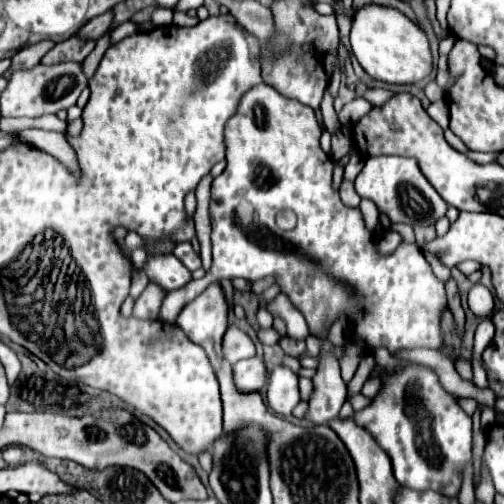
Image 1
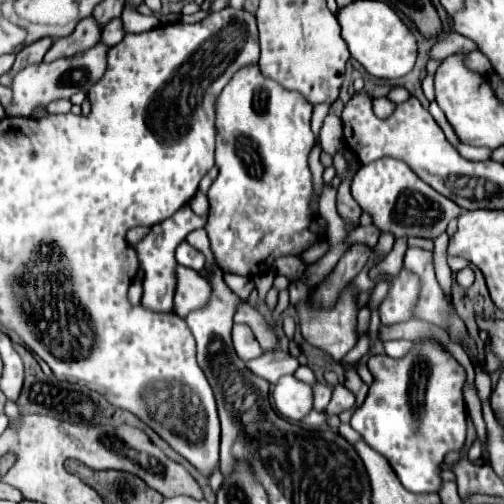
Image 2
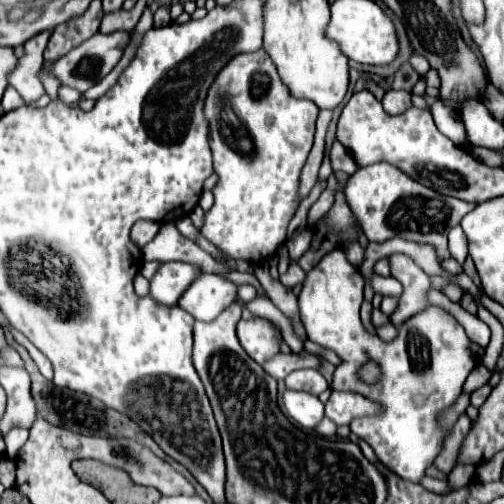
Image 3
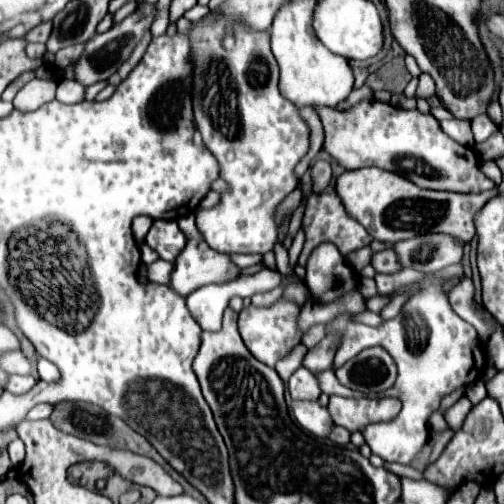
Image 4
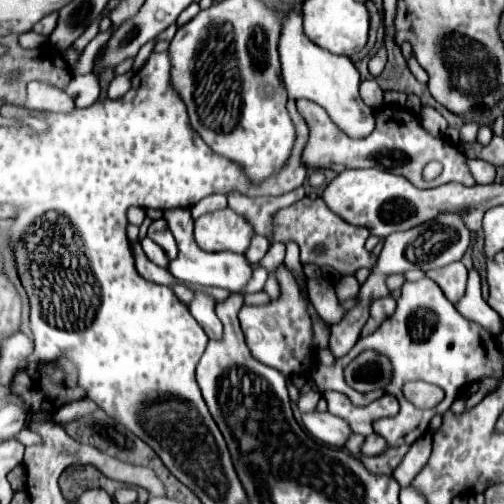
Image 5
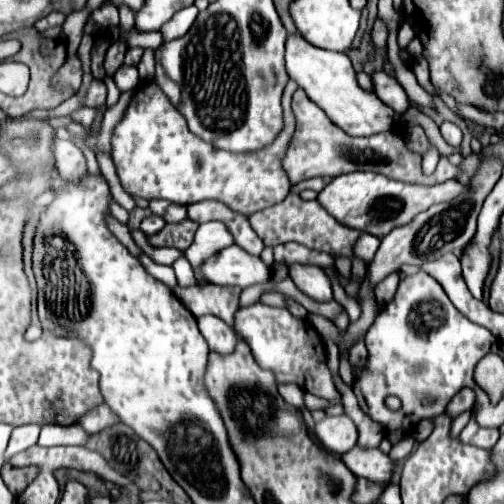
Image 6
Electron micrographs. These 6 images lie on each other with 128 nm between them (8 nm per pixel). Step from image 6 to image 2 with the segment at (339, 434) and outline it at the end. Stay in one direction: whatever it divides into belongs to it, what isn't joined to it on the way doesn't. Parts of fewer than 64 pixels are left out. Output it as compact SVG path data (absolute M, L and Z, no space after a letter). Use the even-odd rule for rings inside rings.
M282 376L274 386L274 406L288 420L302 420L312 410L312 388L298 378Z

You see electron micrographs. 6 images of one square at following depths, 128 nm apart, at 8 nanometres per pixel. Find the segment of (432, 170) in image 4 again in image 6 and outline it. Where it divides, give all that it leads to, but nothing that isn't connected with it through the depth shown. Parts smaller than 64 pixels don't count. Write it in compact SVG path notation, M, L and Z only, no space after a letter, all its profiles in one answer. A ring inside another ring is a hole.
M304 90L294 92L292 108L296 114L296 136L292 138L292 148L288 148L288 156L284 156L284 168L288 168L288 176L292 176L292 184L298 184L300 180L308 180L314 176L340 176L348 174L352 170L370 170L384 174L394 180L402 180L408 184L440 184L446 180L458 180L460 168L450 164L446 156L440 156L438 168L432 176L424 176L420 172L420 160L422 156L418 152L412 152L406 146L406 136L400 128L392 128L368 138L352 138L338 126L334 126L328 116L304 94Z

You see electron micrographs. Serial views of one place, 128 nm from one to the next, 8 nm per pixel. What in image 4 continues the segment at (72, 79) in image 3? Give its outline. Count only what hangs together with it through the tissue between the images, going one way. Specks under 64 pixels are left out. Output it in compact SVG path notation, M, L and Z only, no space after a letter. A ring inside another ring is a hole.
M146 4L142 10L130 14L128 18L124 18L122 22L118 22L116 26L112 26L108 32L104 34L96 34L94 38L90 38L84 46L84 52L80 54L80 58L74 62L74 78L76 82L84 84L84 86L90 86L90 84L96 84L96 82L102 82L106 80L108 76L112 76L118 66L128 60L132 48L138 44L138 40L142 38L142 32L146 28L150 28L152 20L154 20L154 14L156 14L156 6L152 4Z

